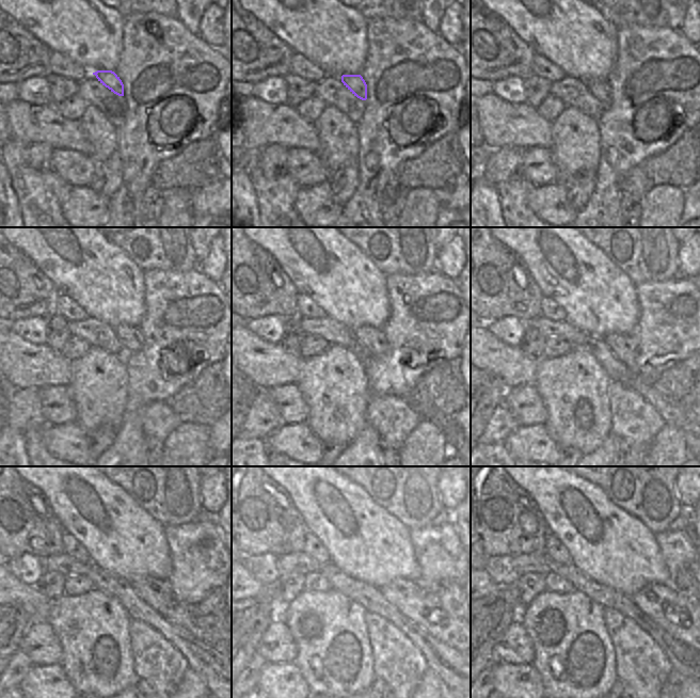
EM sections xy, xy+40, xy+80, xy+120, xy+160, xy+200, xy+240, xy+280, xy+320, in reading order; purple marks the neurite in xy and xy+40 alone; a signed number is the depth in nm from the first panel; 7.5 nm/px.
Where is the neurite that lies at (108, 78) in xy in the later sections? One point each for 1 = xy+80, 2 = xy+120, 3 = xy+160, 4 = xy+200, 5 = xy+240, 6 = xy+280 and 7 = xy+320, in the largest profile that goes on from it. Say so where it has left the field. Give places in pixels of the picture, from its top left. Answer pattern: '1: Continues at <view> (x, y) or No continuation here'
1: Continues at xy+80 (601, 90)
2: Continues at xy+120 (131, 338)
3: Continues at xy+160 (371, 339)
4: Continues at xy+200 (624, 347)
5: Continues at xy+240 (157, 592)
6: Continues at xy+280 (424, 607)
7: Continues at xy+320 (685, 619).

